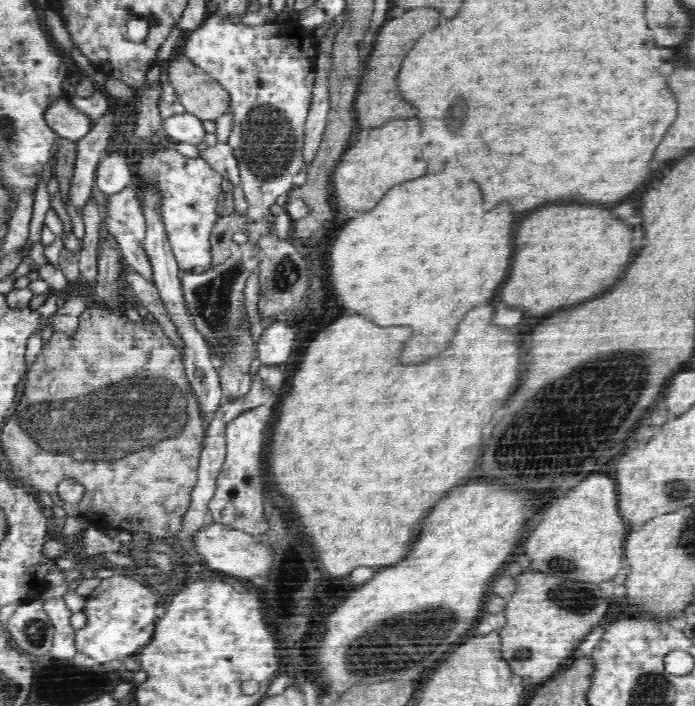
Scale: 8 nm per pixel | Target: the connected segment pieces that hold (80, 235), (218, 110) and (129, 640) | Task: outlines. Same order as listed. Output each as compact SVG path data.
M107 110L100 118L95 120L95 123L91 126L91 129L81 139L75 141L77 144L77 157L75 160L75 169L73 170L73 177L71 180L71 191L68 203L65 204L65 210L70 216L71 224L73 227L73 236L76 236L80 241L84 240L85 223L83 222L83 208L90 200L90 194L92 194L92 188L95 185L96 168L100 162L100 159L105 156L105 150L110 148L109 140L114 132L114 113Z
M184 55L172 57L168 79L184 110L200 120L216 121L228 112L231 96L227 89Z
M113 575L100 580L99 586L85 597L82 611L88 622L75 632L77 652L87 654L100 664L113 662L117 665L125 657L137 656L140 648L152 640L158 620L156 608L160 603L161 599L153 589L128 575Z

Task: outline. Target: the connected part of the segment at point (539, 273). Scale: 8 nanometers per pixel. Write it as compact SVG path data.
M554 204L530 214L516 232L516 258L512 262L512 274L500 290L500 298L508 306L520 306L532 316L542 316L560 306L584 302L588 298L604 294L628 268L632 260L632 226L614 218L610 210L596 204Z

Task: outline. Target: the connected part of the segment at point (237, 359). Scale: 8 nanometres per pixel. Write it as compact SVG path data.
M256 242L234 248L230 258L223 264L210 267L205 272L189 272L182 276L181 287L187 313L196 329L202 334L211 353L220 351L222 356L218 366L224 401L236 400L246 394L251 387L250 364L257 358L257 344L254 343L248 326L246 311L241 310L244 300L244 284L249 276L259 270L259 246Z

